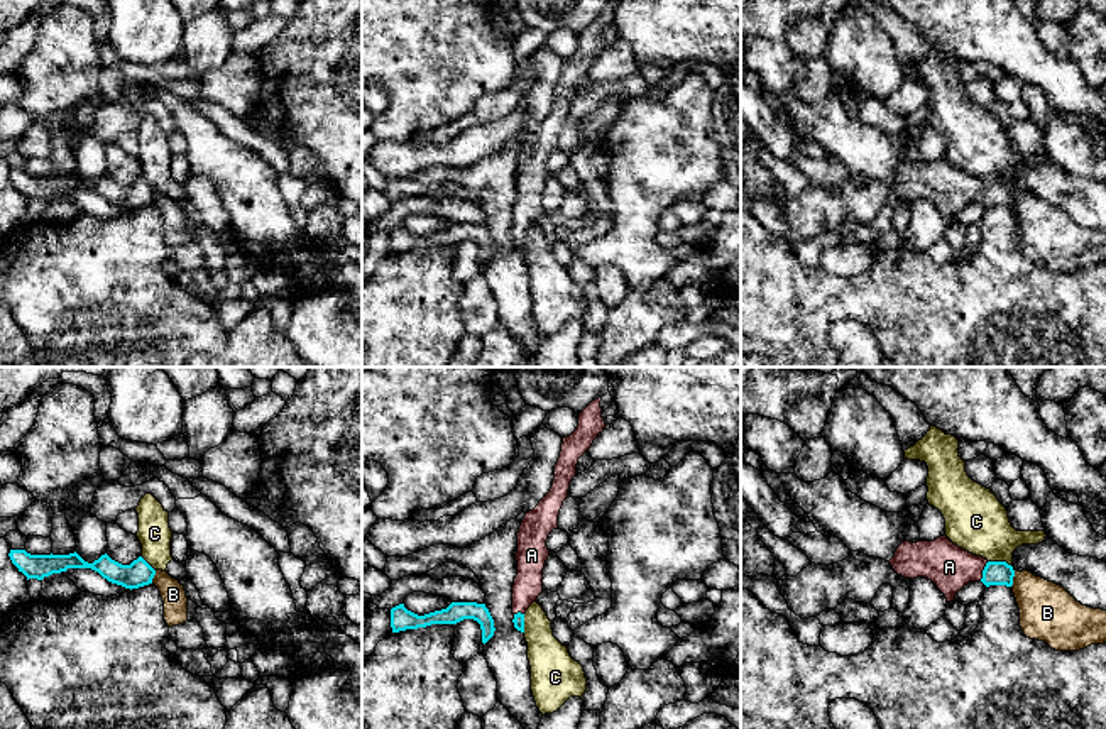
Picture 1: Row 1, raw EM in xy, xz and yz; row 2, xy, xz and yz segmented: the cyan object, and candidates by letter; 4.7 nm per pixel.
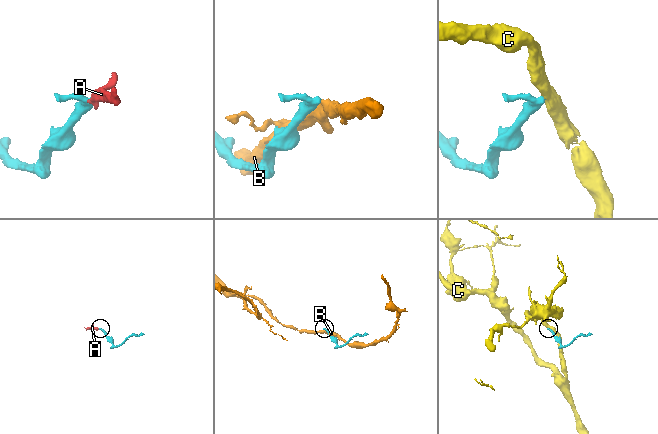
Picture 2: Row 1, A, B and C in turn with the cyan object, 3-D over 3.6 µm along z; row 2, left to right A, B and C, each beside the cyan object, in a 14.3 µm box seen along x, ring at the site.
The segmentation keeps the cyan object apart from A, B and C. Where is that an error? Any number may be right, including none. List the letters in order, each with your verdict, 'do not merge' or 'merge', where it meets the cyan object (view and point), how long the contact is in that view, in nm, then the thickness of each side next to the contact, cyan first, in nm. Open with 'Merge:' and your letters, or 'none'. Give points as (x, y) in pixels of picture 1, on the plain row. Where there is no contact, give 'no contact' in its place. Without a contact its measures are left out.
Merge: A
A: merge; contact yz (983, 193); length 100 nm; calibres 110 and 220 nm
B: do not merge; contact yz (1012, 200); length 80 nm; calibres 110 and 280 nm
C: do not merge; contact yz (1000, 183); length 110 nm; calibres 110 and 300 nm

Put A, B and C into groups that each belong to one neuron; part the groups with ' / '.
A / B / C

